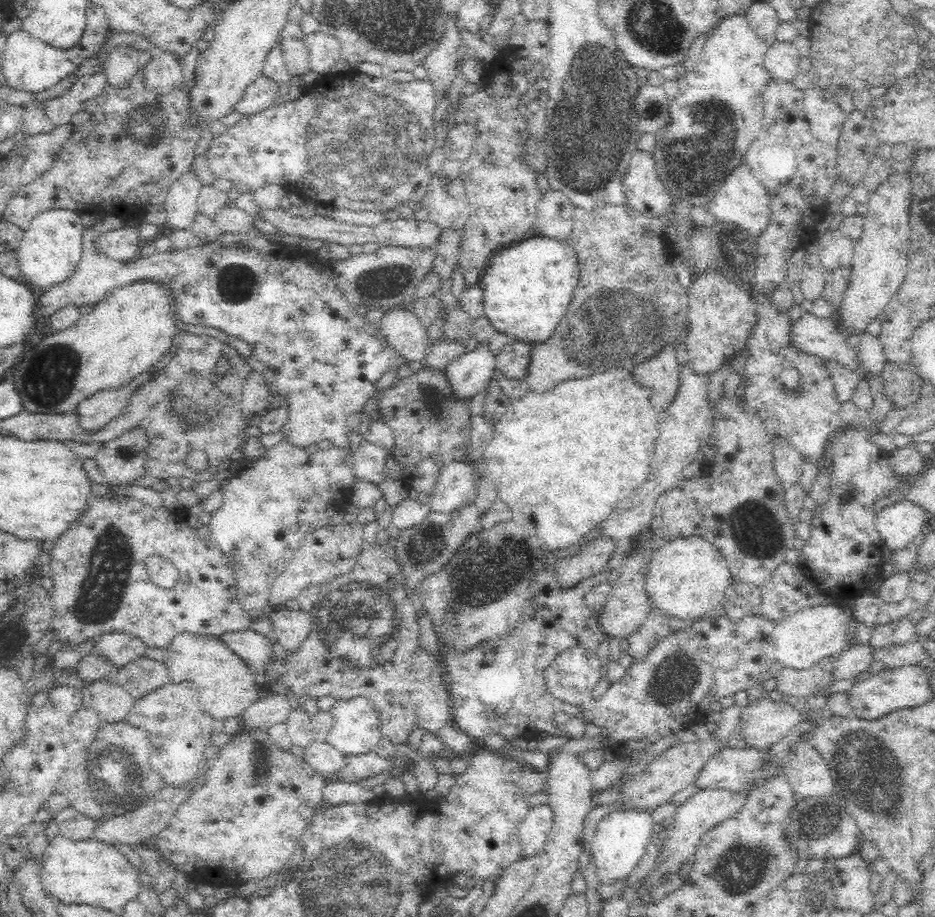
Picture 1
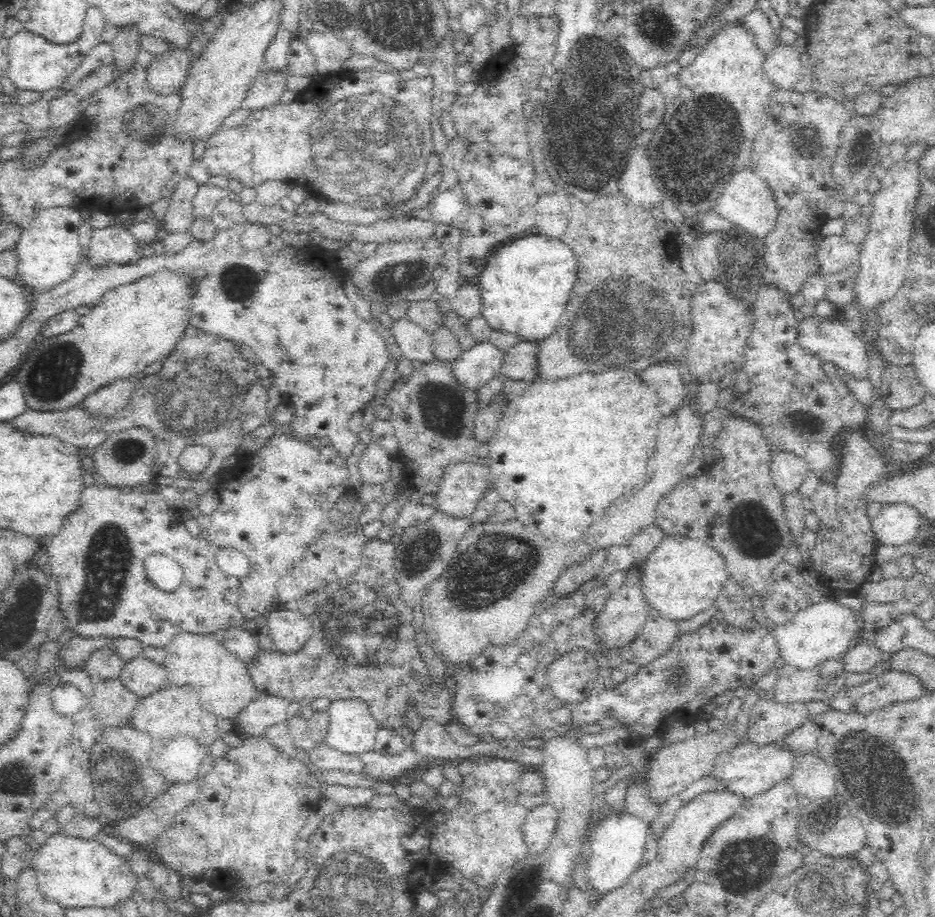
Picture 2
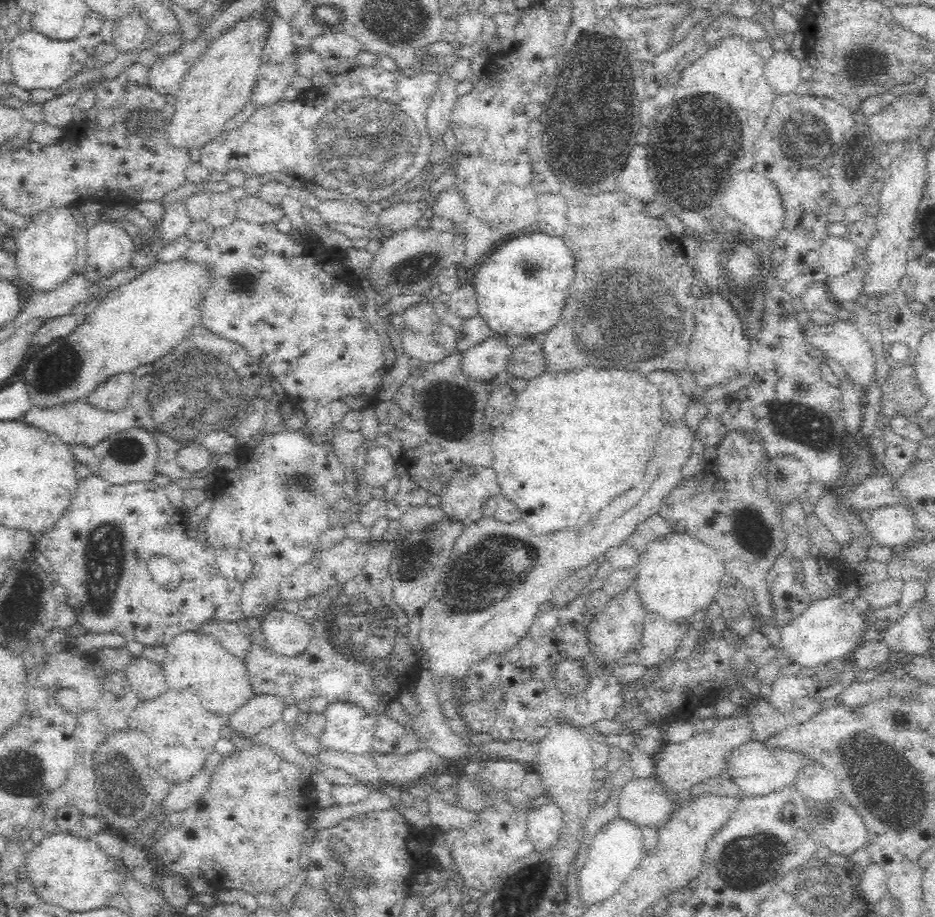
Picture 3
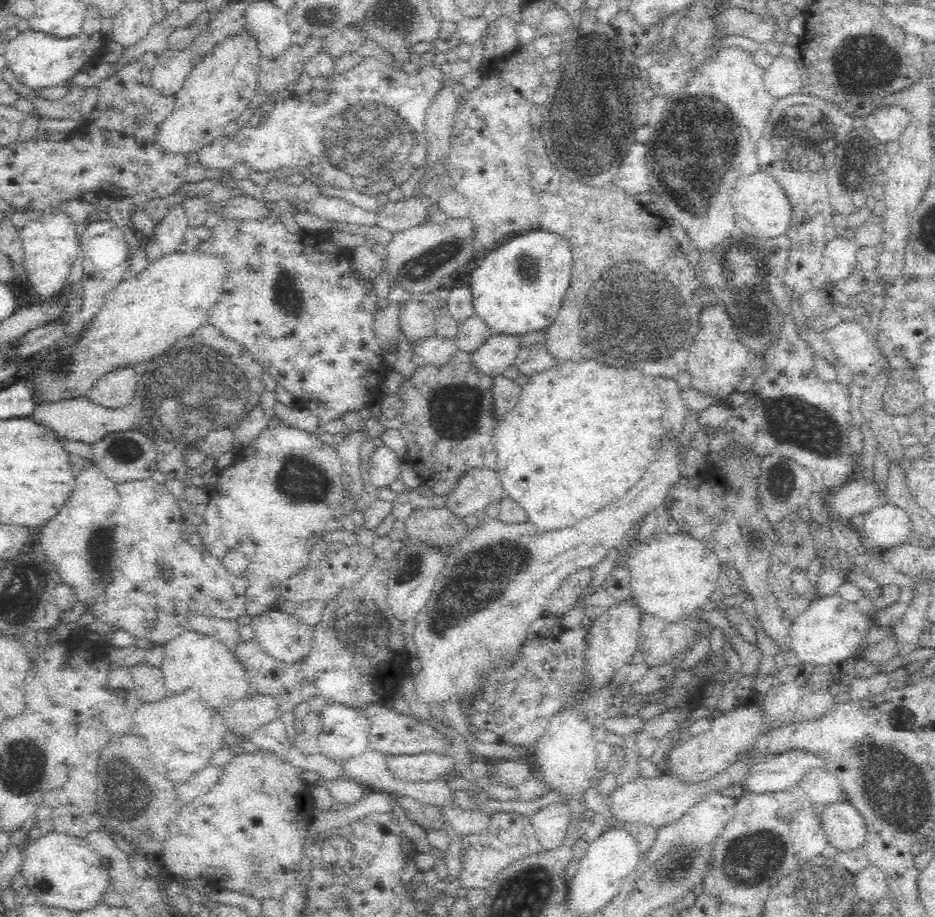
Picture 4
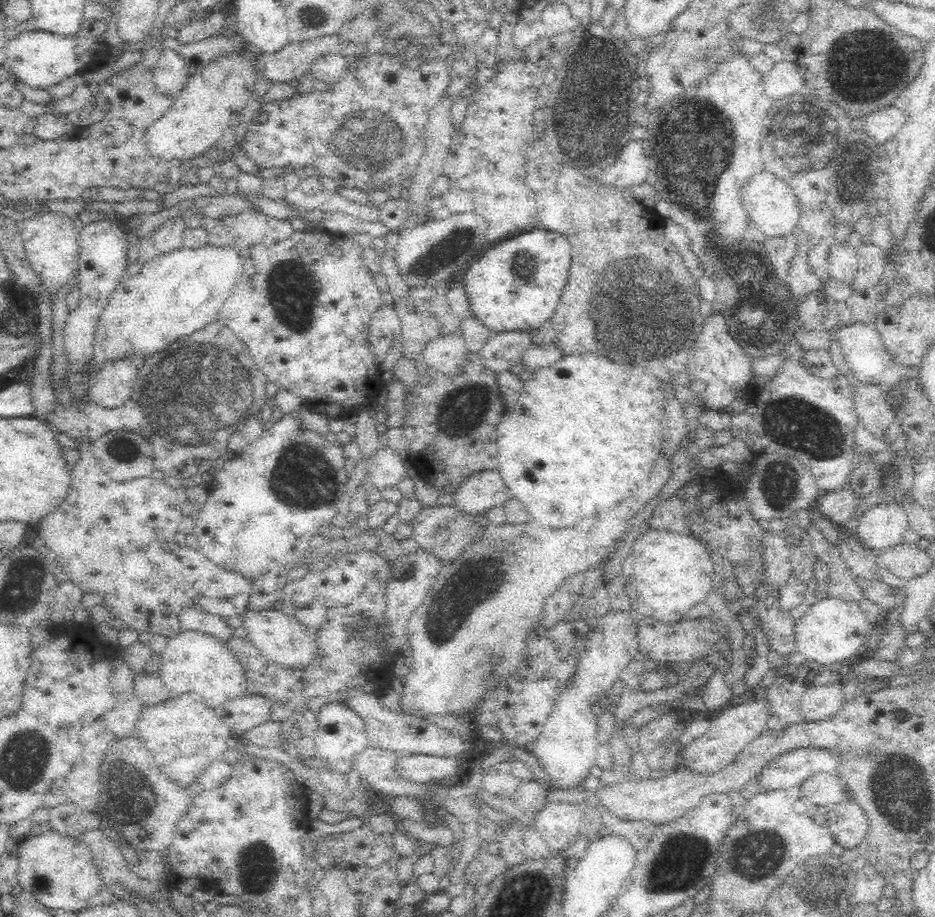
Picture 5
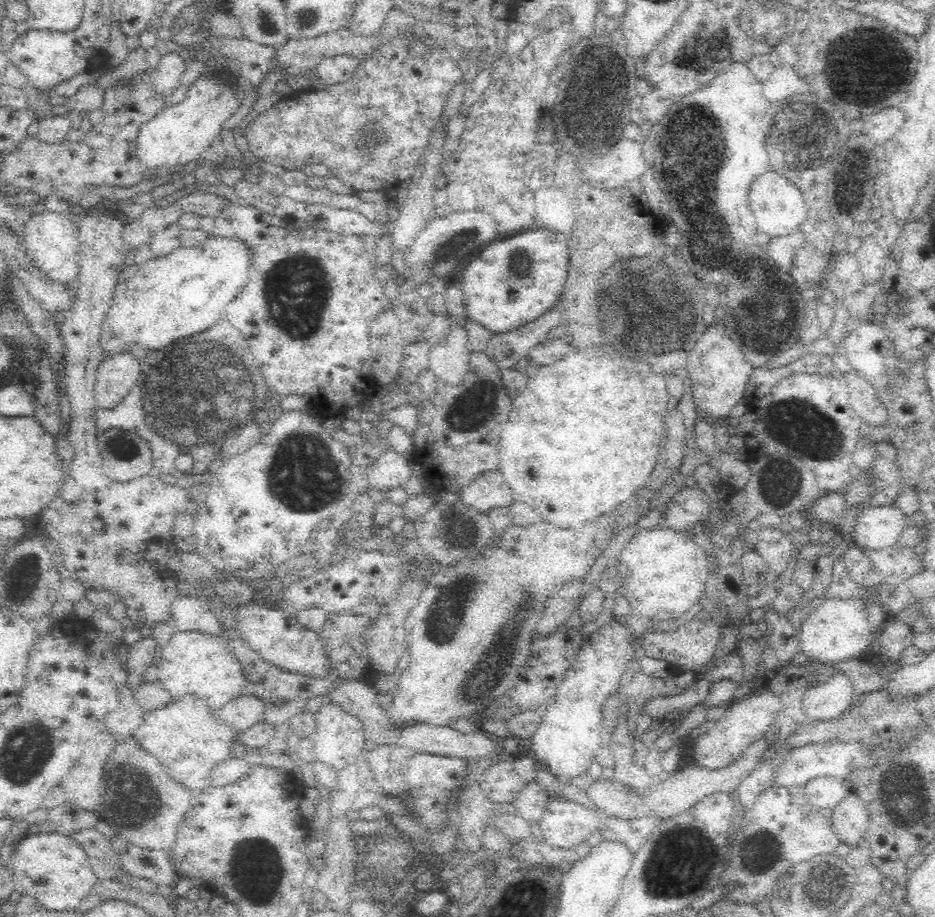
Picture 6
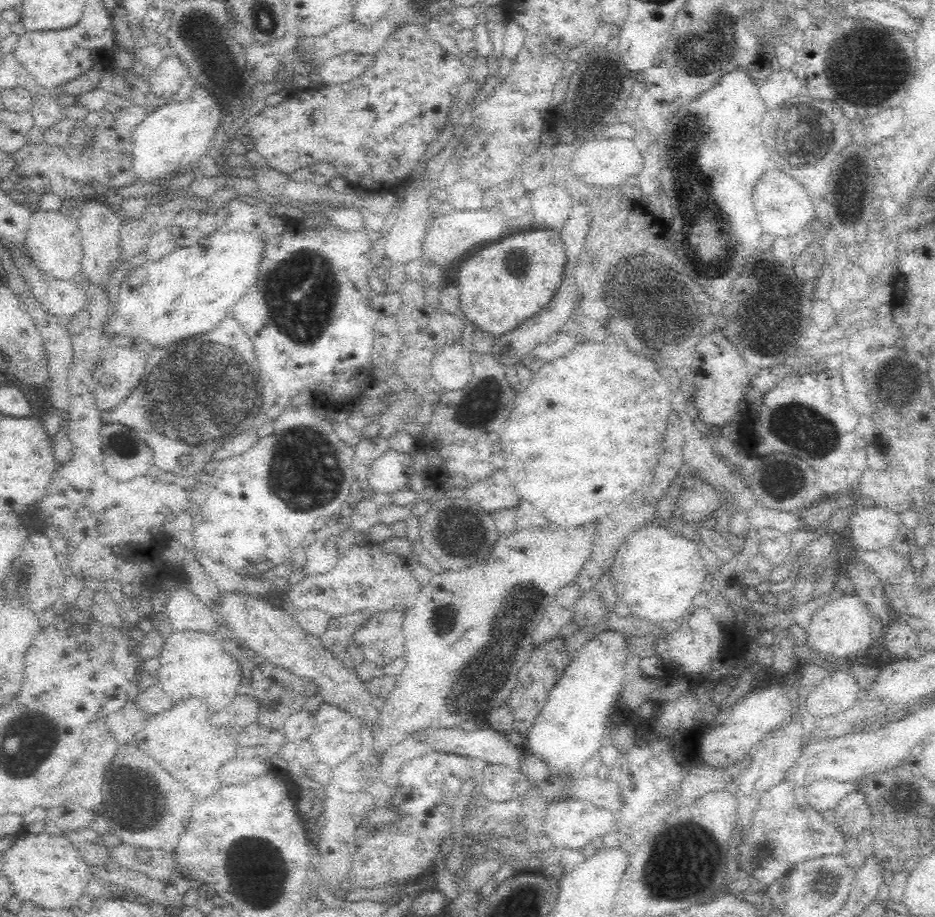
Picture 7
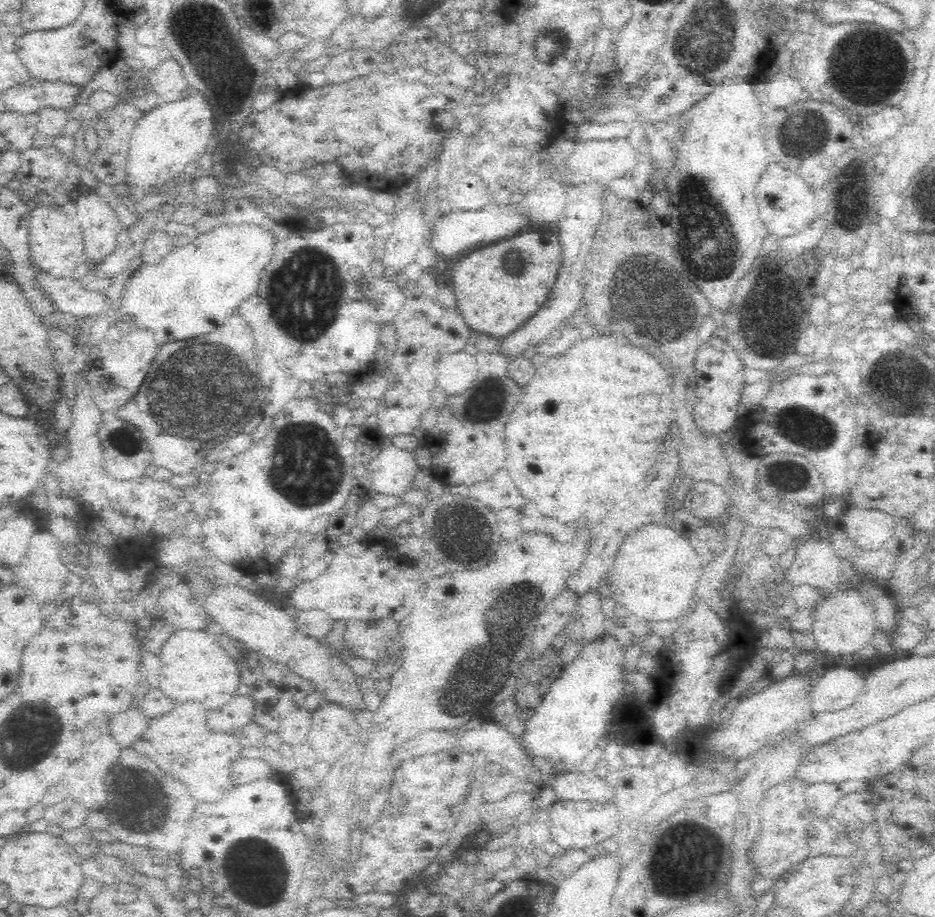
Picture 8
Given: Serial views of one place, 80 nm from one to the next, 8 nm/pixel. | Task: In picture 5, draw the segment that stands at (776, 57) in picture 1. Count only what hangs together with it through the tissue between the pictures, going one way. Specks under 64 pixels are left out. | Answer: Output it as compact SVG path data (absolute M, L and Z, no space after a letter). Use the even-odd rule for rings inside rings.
M782 60L774 63L774 70L762 80L766 96L780 101L780 98L796 94L798 88L802 88L803 78L794 63Z

